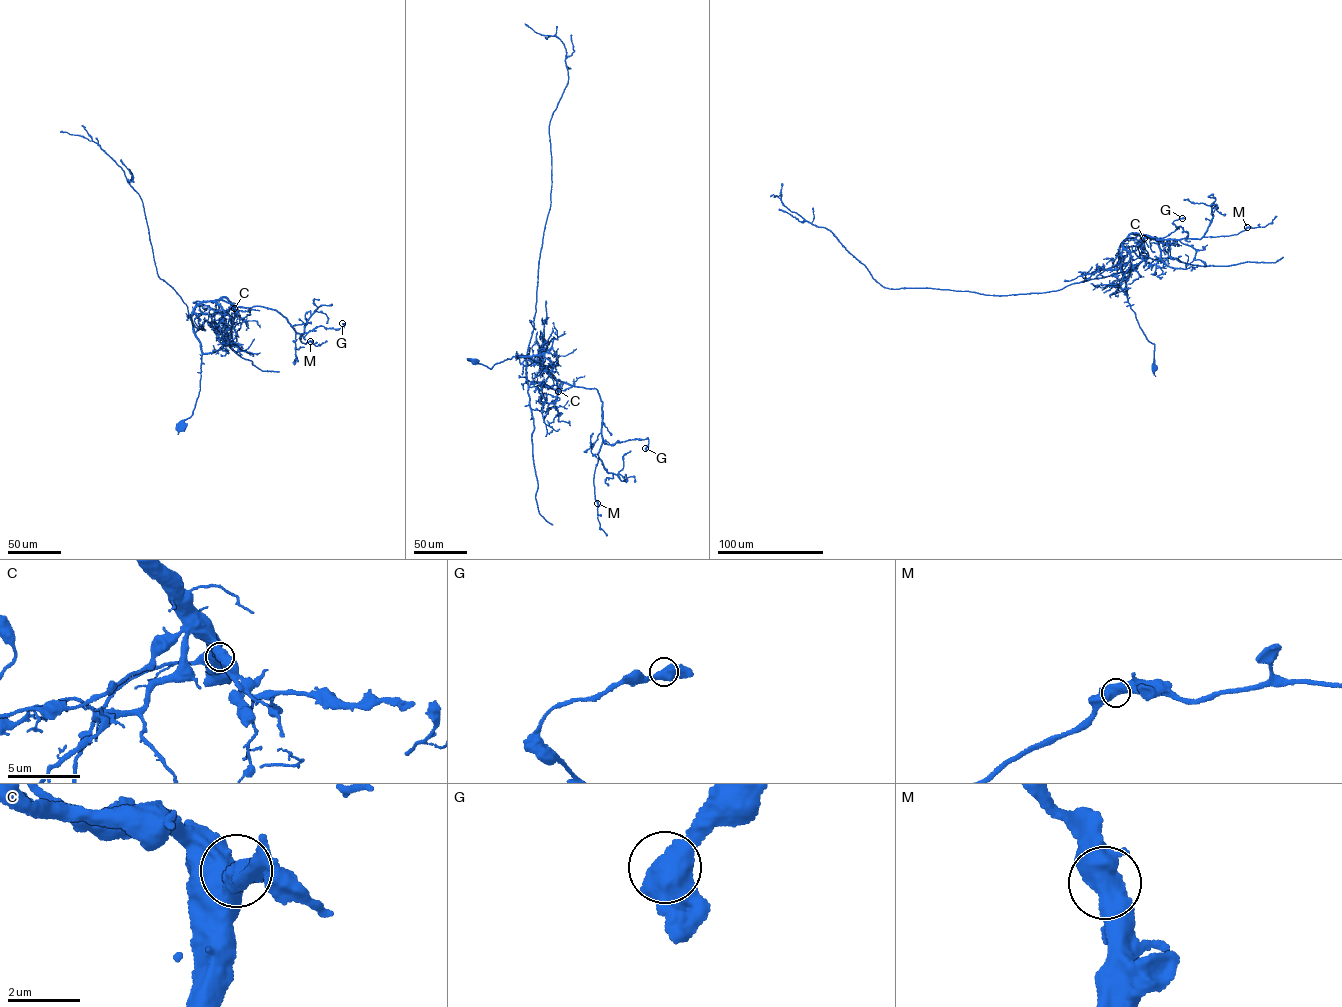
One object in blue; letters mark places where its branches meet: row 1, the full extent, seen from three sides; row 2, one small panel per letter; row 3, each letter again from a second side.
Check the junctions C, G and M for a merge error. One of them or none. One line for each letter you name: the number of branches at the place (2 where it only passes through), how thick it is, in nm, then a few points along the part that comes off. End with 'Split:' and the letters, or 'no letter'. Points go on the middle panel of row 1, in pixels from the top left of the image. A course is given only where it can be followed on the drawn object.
C: branches 2; calibre 600 nm; course (558, 391), (528, 386), (526, 360), (550, 203), (549, 125), (568, 82), (566, 53), (556, 36), (524, 24)
Split: C

